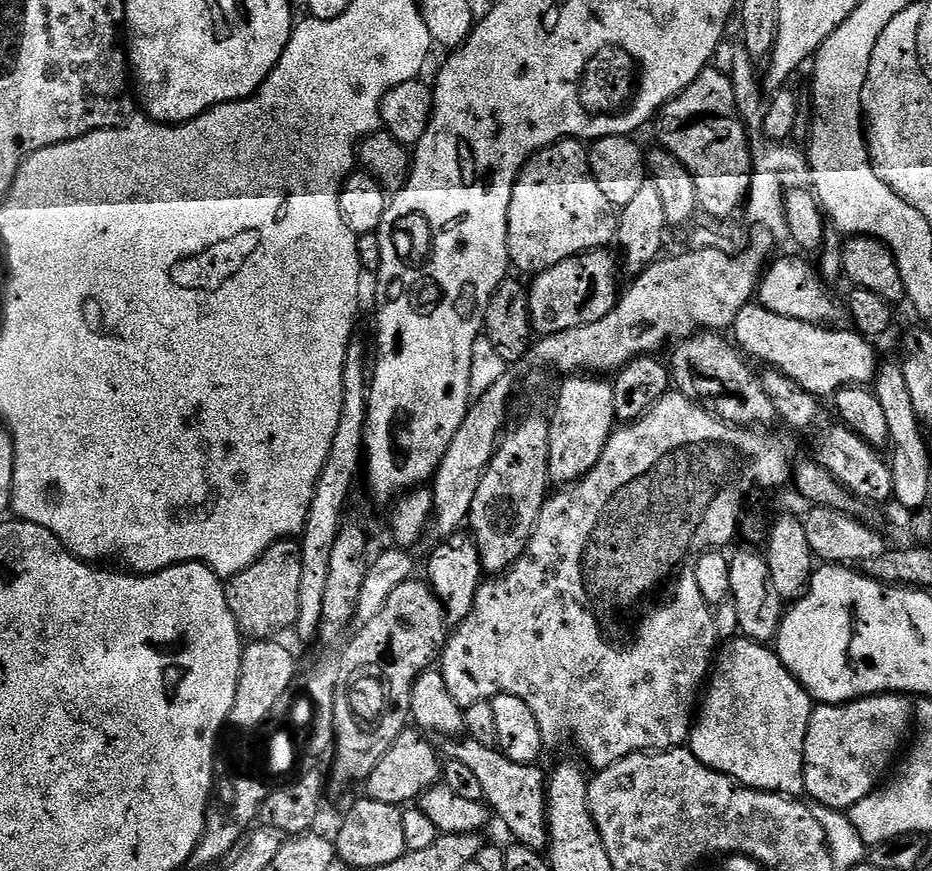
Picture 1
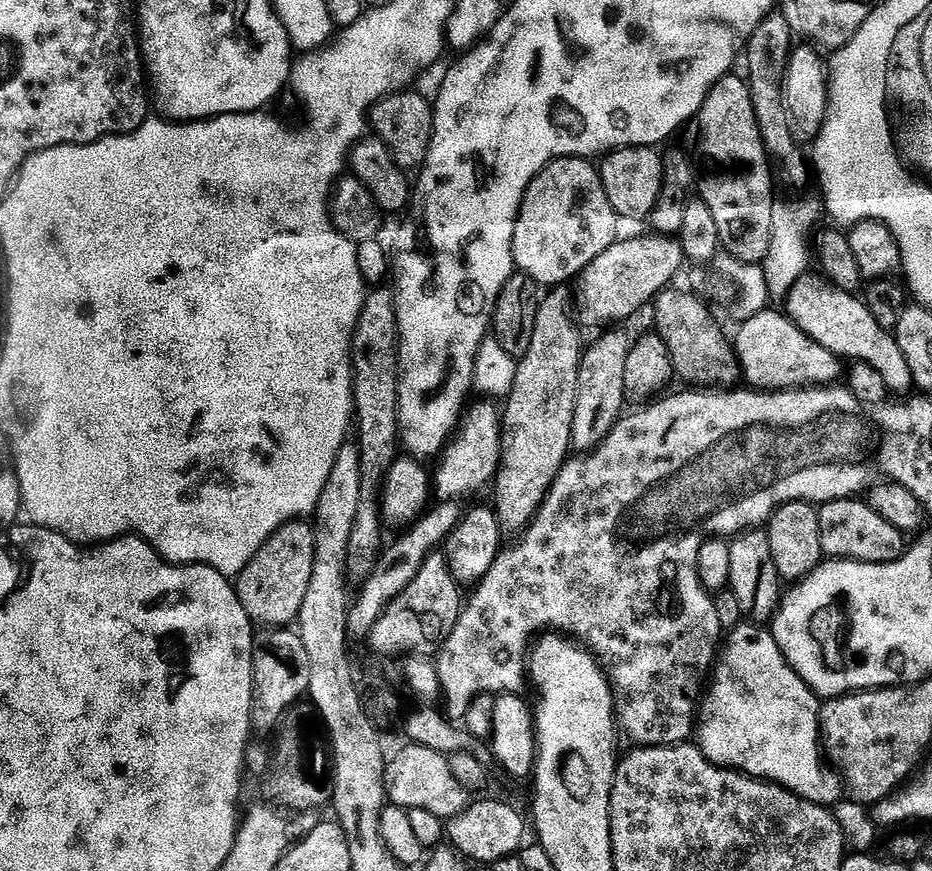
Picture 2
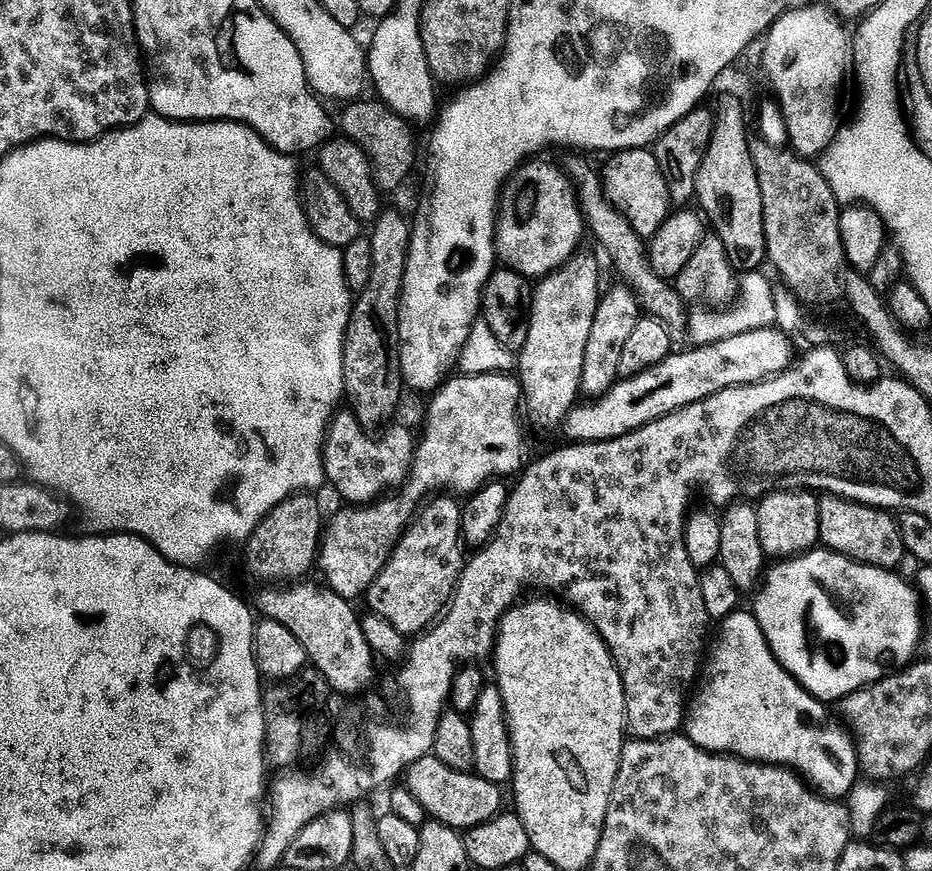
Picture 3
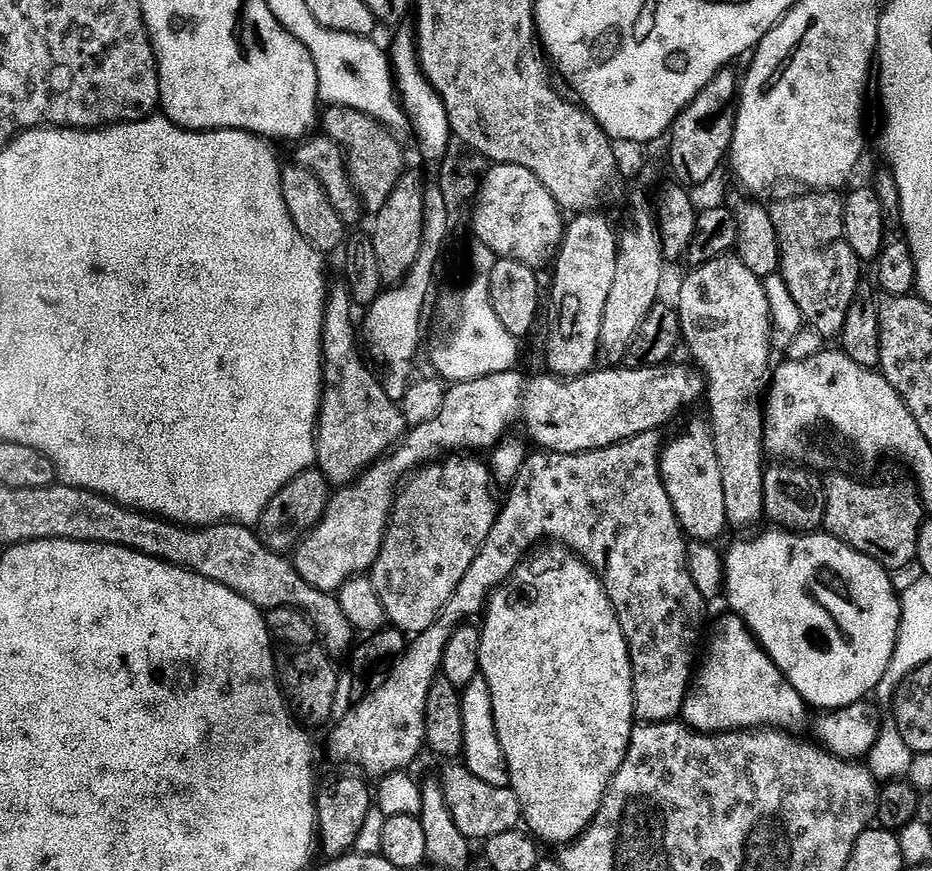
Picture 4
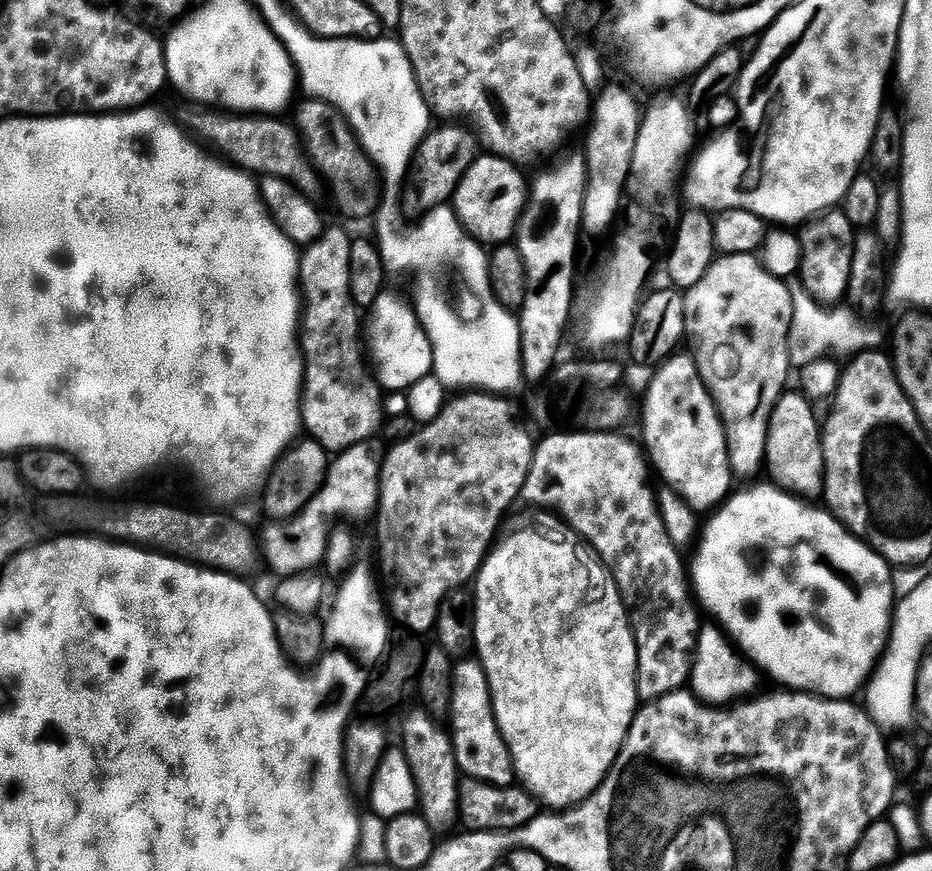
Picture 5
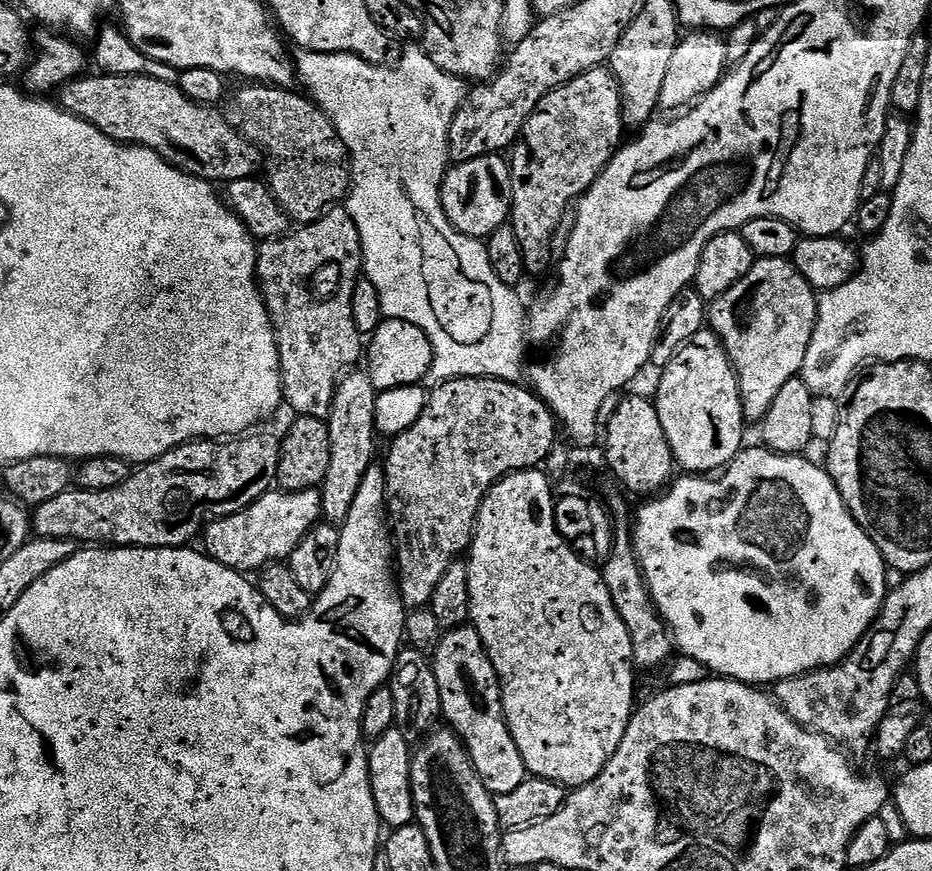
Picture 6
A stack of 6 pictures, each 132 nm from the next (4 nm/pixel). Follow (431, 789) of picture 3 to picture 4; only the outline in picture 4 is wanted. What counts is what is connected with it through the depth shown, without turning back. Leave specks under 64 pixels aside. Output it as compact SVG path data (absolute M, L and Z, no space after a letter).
M452 762L442 775L444 797L448 803L450 814L454 818L454 826L462 830L464 837L470 842L489 840L494 834L506 834L513 831L521 823L520 803L512 793L511 787L490 786L490 782L482 782L482 778L474 778L463 763Z

